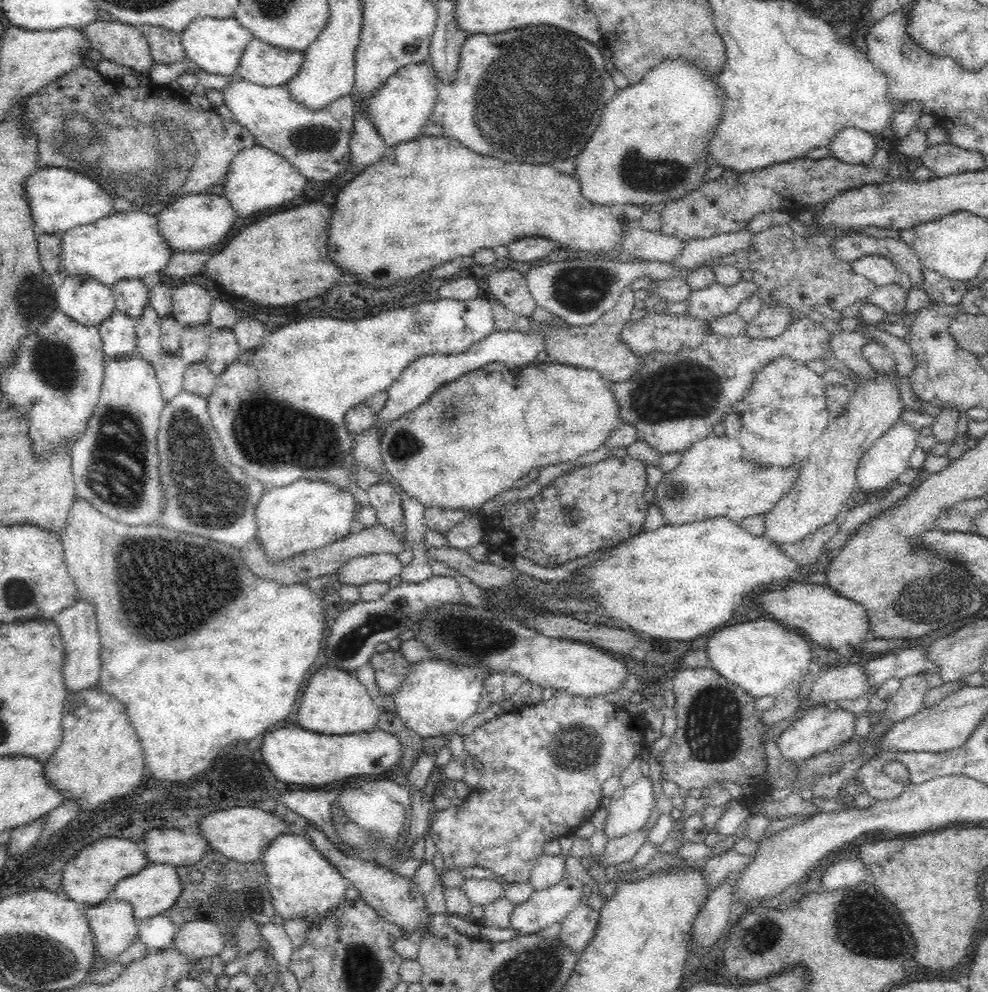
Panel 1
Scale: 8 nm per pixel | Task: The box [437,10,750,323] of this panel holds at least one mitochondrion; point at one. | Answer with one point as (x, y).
(538, 94)

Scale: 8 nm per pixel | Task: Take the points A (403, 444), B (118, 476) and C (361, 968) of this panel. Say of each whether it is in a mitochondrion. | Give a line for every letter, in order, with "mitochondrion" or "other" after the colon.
A: mitochondrion
B: mitochondrion
C: mitochondrion

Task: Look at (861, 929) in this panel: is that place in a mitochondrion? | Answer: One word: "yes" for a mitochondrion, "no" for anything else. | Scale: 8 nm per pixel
yes

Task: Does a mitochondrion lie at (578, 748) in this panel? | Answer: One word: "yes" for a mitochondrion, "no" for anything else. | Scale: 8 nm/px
yes

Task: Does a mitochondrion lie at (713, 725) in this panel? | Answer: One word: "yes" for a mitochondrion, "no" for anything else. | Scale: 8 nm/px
yes

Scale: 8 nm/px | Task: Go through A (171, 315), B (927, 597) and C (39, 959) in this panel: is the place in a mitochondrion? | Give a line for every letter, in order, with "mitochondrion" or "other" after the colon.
A: other
B: mitochondrion
C: mitochondrion

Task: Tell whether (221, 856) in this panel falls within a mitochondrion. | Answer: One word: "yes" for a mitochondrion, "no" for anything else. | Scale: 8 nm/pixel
no

